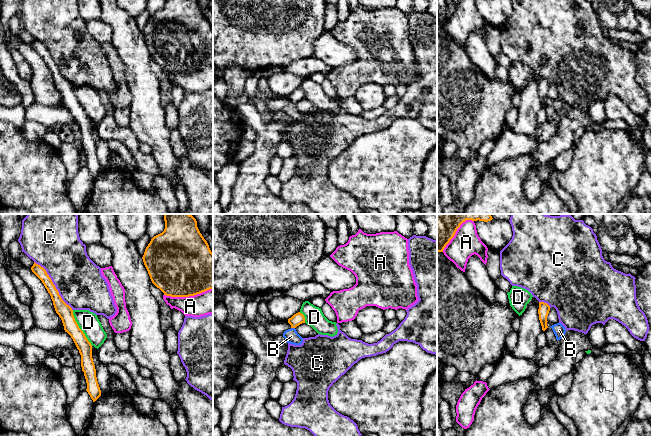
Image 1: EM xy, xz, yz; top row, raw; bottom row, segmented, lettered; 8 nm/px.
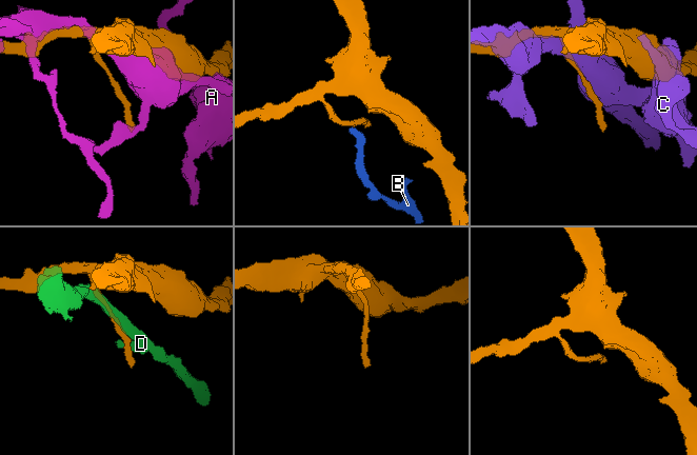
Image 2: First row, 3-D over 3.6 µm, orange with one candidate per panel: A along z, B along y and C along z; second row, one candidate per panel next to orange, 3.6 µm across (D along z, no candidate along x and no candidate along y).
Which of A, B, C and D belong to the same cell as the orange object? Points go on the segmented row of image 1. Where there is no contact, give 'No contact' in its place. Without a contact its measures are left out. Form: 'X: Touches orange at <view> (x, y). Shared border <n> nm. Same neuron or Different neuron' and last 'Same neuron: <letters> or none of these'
A: Touches orange at xy (188, 296). Shared border 400 nm. Different neuron
B: Touches orange at xz (293, 327). Shared border 30 nm. Different neuron
C: Touches orange at xy (54, 285). Shared border 500 nm. Different neuron
D: Touches orange at xy (79, 328). Shared border 340 nm. Different neuron
Same neuron: none of these

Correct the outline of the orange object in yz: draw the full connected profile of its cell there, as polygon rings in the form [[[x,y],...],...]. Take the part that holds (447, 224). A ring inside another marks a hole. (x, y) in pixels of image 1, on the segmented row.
[[[437,214],[437,252],[443,252],[466,220],[488,222],[492,219],[491,214]]]

